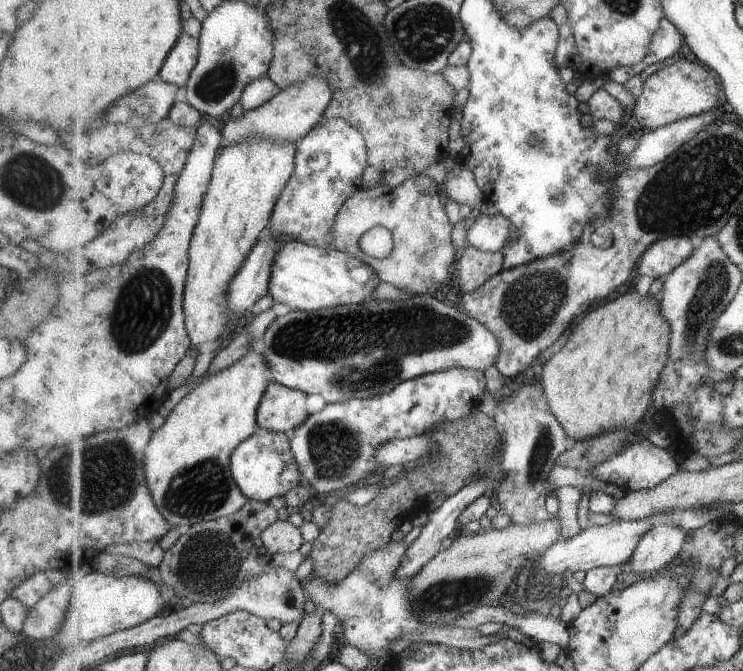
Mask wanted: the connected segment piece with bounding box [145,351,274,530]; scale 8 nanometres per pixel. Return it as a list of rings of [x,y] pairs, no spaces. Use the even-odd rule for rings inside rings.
[[[251,351],[229,370],[197,384],[155,430],[145,450],[145,476],[157,508],[173,526],[188,530],[197,523],[231,516],[248,503],[233,480],[230,462],[233,452],[258,430],[257,412],[273,381],[263,353]]]

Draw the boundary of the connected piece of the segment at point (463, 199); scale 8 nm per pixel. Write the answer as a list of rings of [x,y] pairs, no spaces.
[[[456,158],[449,180],[443,183],[445,183],[447,195],[451,201],[463,204],[463,206],[471,206],[471,210],[478,214],[481,204],[485,200],[481,188],[477,186],[474,172],[471,172],[469,168],[465,168],[463,164],[459,164]]]

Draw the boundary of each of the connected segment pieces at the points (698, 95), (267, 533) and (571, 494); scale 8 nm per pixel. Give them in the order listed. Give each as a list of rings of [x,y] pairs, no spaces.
[[[680,59],[674,64],[663,67],[655,74],[649,75],[644,81],[642,92],[637,97],[637,106],[632,114],[643,128],[658,128],[667,126],[703,112],[711,112],[722,108],[721,88],[715,80],[715,74],[695,60]]]
[[[283,517],[262,532],[262,540],[272,554],[295,552],[305,542],[300,527],[293,526]]]
[[[561,487],[554,492],[559,502],[558,512],[561,518],[561,531],[564,538],[573,538],[581,532],[579,526],[579,502],[583,490],[577,487]]]

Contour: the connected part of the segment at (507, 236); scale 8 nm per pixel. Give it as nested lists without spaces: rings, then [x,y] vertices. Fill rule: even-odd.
[[[501,212],[478,214],[468,230],[467,243],[485,252],[503,251],[512,241],[513,228],[513,222]]]

